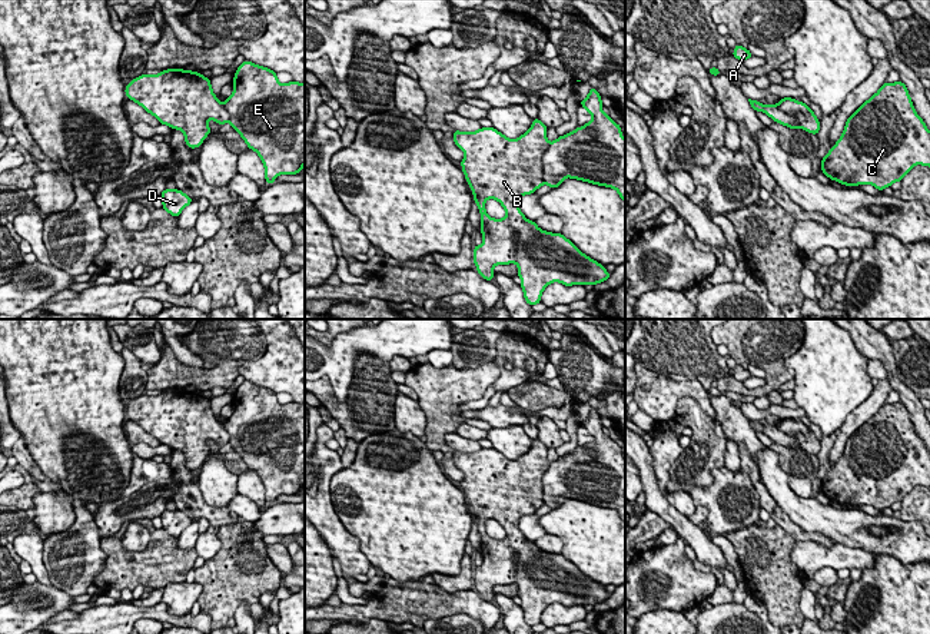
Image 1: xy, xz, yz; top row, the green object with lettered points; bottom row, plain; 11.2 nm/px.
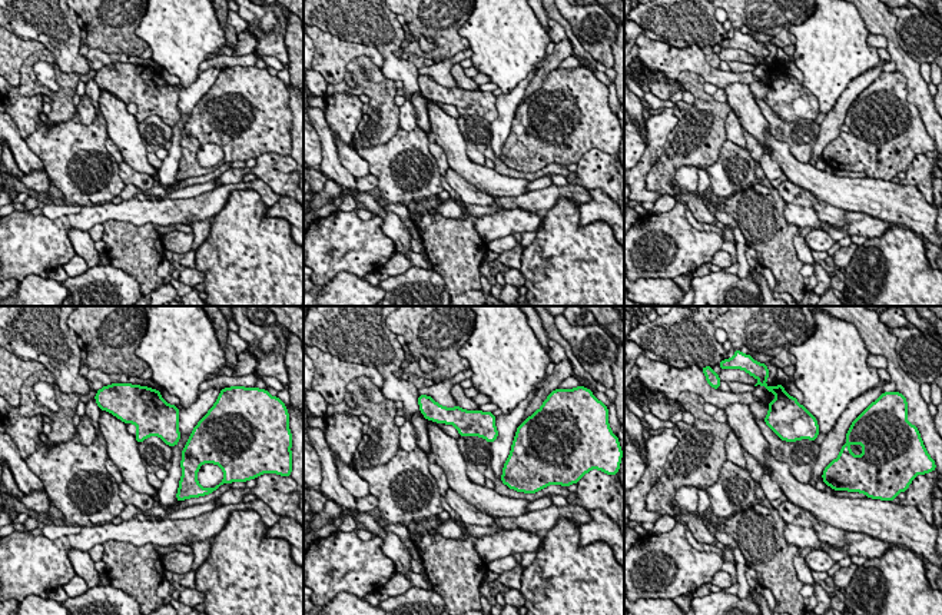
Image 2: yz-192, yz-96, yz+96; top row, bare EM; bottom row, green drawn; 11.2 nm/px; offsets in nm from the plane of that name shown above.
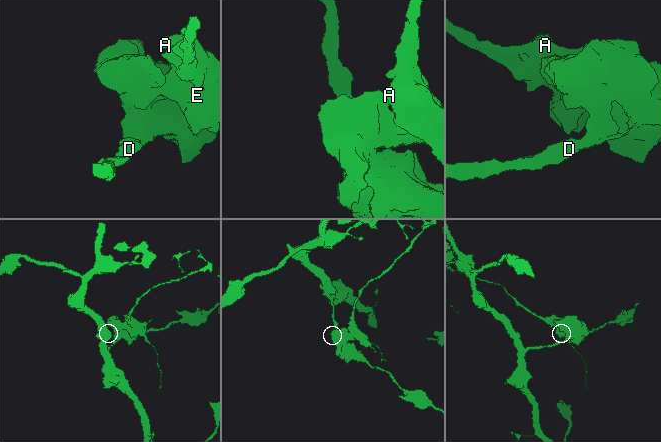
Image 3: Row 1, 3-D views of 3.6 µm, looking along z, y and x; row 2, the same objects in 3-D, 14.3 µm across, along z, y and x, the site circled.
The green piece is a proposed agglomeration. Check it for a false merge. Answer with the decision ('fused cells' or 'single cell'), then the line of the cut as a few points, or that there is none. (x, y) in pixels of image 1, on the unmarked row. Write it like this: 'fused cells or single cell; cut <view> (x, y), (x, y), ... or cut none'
fused cells; cut xz (550, 464), (542, 478), (544, 503)

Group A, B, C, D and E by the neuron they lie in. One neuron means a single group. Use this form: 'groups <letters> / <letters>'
groups A E / B C D

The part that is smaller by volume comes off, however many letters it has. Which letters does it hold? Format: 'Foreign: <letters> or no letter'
Foreign: A, E

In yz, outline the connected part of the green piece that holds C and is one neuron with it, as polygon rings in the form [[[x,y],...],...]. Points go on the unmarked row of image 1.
[[[903,402],[884,404],[846,442],[837,464],[821,481],[821,492],[844,507],[873,505],[881,511],[890,508],[916,487],[930,488],[930,451],[916,434]]]

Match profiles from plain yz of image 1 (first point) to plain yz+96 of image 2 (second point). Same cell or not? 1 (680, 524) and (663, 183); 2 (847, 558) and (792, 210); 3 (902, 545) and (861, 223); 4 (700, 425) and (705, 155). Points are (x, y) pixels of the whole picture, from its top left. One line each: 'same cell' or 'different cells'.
1: different cells
2: same cell
3: different cells
4: same cell

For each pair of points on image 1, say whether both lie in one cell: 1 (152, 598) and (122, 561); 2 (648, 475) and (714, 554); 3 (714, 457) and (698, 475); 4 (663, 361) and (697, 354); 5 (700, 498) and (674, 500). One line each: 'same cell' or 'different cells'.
1: different cells
2: same cell
3: same cell
4: same cell
5: different cells

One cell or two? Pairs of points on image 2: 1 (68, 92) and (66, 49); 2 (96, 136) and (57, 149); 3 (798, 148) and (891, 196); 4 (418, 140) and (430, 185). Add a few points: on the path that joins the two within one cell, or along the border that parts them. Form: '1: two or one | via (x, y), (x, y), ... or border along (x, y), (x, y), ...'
1: two | border along (46, 47), (63, 72), (75, 72), (79, 76)
2: one | via (86, 143), (80, 149), (68, 149)
3: two | border along (783, 140), (793, 156), (800, 162), (809, 163)
4: one | via (418, 152), (418, 163), (424, 173)

